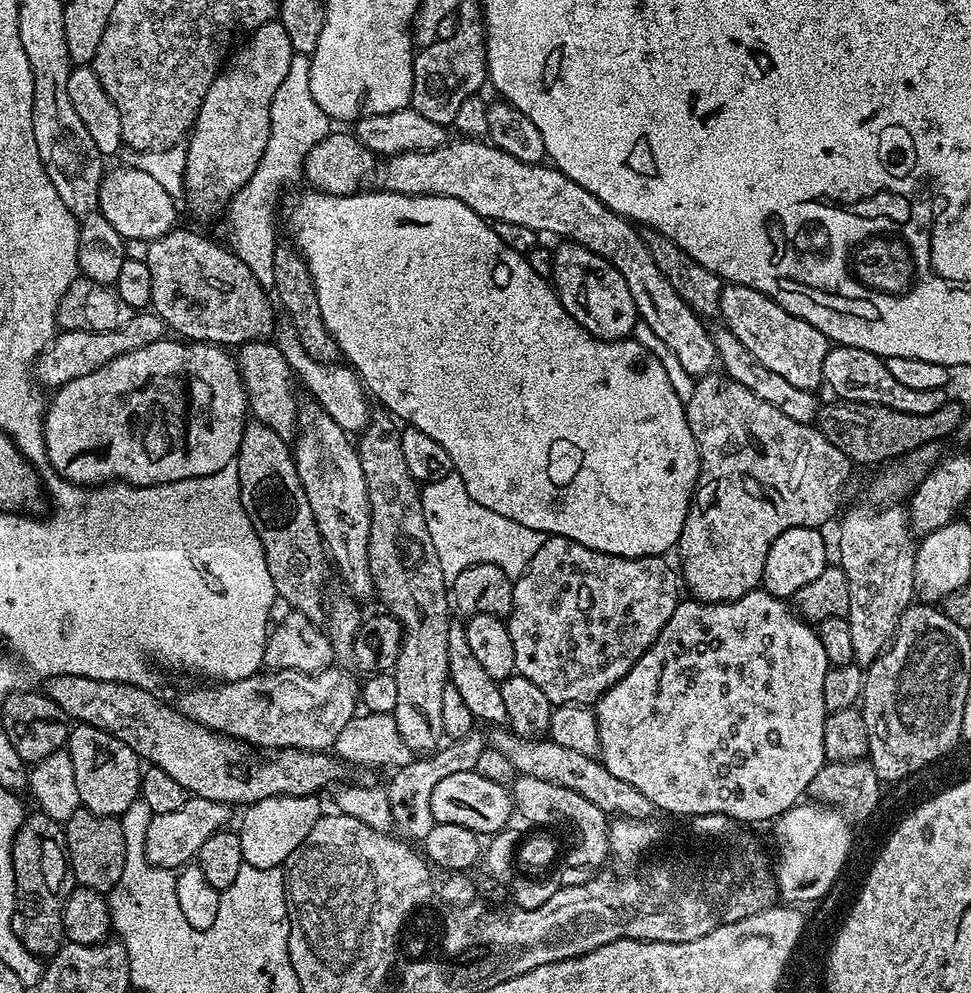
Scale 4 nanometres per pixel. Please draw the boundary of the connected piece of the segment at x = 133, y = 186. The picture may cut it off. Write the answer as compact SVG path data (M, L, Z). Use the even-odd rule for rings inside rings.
M131 166L124 168L109 167L100 181L100 206L104 217L118 230L125 240L140 238L154 241L165 236L177 227L177 201L146 170L138 170Z

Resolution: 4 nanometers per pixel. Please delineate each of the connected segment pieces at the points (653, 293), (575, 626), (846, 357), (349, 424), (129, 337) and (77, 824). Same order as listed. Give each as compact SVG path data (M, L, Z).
M456 138L429 152L398 152L395 156L387 157L386 164L388 169L384 172L383 187L387 191L407 196L458 198L458 202L470 206L470 210L474 210L489 222L514 223L528 227L537 234L549 232L552 236L560 236L556 238L561 241L581 244L594 250L596 254L610 261L618 270L618 274L622 274L622 278L626 278L626 286L630 286L630 294L634 298L637 317L649 327L651 335L678 358L684 370L693 378L701 378L717 367L711 331L707 327L704 329L705 321L693 312L690 305L674 290L674 286L666 282L666 274L662 274L662 270L658 270L658 265L654 263L654 258L650 258L650 250L637 225L614 214L601 200L594 198L594 194L578 186L578 182L566 178L566 174L559 172L555 166L544 168L543 163L527 164L480 138Z
M548 536L542 550L538 550L534 554L534 558L531 558L524 572L515 577L512 585L512 612L507 616L506 623L510 630L510 642L514 646L516 672L530 678L530 682L534 682L534 686L538 686L538 690L542 690L542 694L546 694L546 698L553 706L562 704L595 705L596 701L607 694L619 680L626 678L626 674L638 662L638 658L642 658L642 654L646 654L646 650L650 650L650 646L656 641L658 634L662 634L662 626L666 626L666 622L670 622L670 614L674 614L678 597L681 595L679 592L682 592L682 584L678 579L677 569L675 572L666 561L664 556L626 558L614 554L602 554L598 550L590 550L590 546L582 546L582 542L574 542L570 538L561 536Z
M845 344L829 347L824 363L824 384L832 387L833 397L853 404L877 404L890 406L894 410L906 410L906 414L930 414L938 406L949 403L949 393L938 390L909 390L894 378L890 378L887 363L873 352L861 348L851 348Z
M290 320L284 321L282 325L280 323L277 325L274 342L282 352L282 356L286 358L286 362L290 362L293 376L303 387L304 384L308 387L315 403L321 404L323 409L330 414L330 418L334 418L334 422L338 422L338 426L342 426L344 432L349 434L363 432L374 415L374 408L368 405L369 397L367 395L360 396L362 384L354 375L353 369L340 362L321 362L310 358L310 354L306 354L305 346L302 345L302 340Z
M151 310L137 311L126 322L126 326L118 326L118 330L105 332L87 332L86 330L61 331L52 343L36 358L34 376L45 389L55 390L74 378L82 378L82 374L90 374L90 370L98 370L98 366L106 366L114 358L122 354L130 354L142 346L150 346L154 342L165 339L166 325L157 312Z
M84 808L63 821L65 846L70 865L70 876L82 888L89 888L101 894L112 891L113 886L122 878L122 866L126 862L126 838L122 838L122 826L114 816L90 814Z

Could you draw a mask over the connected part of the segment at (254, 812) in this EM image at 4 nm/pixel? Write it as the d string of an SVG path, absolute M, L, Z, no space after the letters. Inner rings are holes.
M271 796L247 805L244 821L238 827L244 863L259 868L280 868L288 863L290 854L306 842L306 834L314 830L314 822L322 815L316 796Z

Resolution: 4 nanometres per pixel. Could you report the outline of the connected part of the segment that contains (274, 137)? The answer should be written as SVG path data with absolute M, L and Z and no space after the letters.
M293 58L290 70L278 86L278 94L274 94L274 102L270 106L270 138L266 142L266 150L260 159L258 170L250 178L242 190L232 197L232 244L230 250L254 273L254 278L265 290L274 289L274 250L278 243L276 228L272 225L272 207L276 204L276 187L283 180L297 175L303 165L304 155L330 131L328 115L314 102L314 94L310 94L310 59Z

